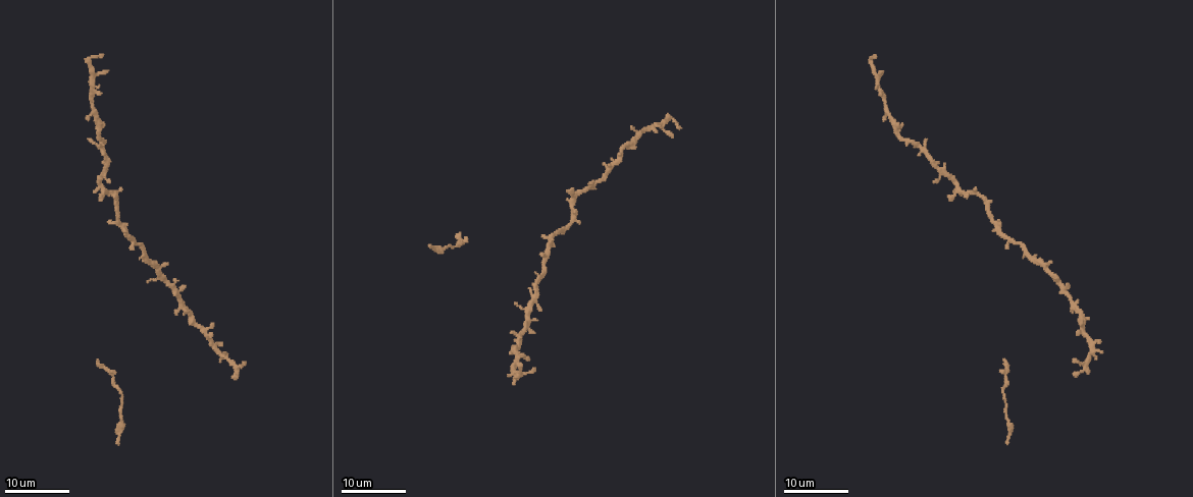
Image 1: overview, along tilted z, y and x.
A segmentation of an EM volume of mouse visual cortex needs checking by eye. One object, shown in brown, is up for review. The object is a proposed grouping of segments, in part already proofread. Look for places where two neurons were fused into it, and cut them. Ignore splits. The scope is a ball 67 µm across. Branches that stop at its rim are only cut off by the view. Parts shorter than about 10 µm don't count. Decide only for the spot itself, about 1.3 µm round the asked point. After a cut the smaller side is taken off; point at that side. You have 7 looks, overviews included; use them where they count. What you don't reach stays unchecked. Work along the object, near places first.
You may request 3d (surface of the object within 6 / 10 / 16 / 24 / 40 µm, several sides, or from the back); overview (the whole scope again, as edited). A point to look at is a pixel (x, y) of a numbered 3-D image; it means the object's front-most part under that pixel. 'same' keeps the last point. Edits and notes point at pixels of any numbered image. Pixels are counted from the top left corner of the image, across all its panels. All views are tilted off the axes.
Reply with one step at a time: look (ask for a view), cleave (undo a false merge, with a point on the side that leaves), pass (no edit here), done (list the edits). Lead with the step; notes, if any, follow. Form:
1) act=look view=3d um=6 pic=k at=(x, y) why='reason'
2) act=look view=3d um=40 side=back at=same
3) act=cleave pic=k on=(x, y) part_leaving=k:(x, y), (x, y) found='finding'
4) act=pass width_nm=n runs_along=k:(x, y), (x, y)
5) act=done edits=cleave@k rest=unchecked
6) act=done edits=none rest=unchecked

act=look view=3d um=24 pic=1 at=(193, 320) why='three arms meet'

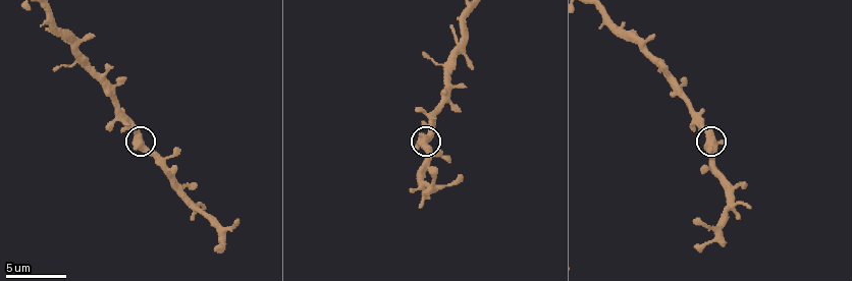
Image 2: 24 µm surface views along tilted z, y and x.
act=look view=3d um=10 pic=2 at=(138, 147) why='closer look'

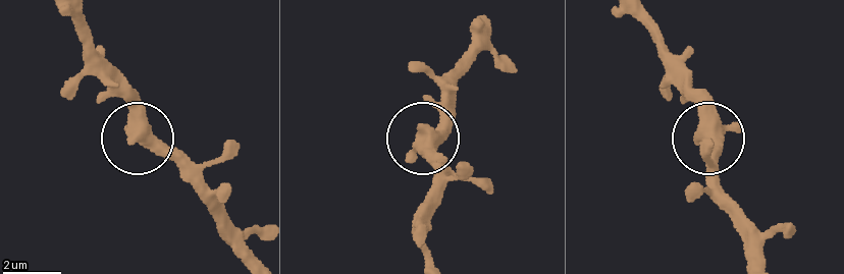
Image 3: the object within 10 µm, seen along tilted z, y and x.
act=pass runs_along=3:(634, 14), (704, 109), (716, 179) found='continuous, no second neuron'

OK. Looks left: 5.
act=look view=3d um=10 pic=2 at=(74, 65)

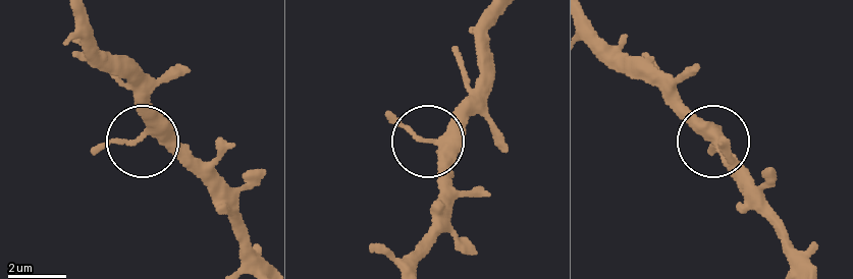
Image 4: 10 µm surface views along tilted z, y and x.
act=look view=3d um=10 side=back pic=4 at=(143, 134)

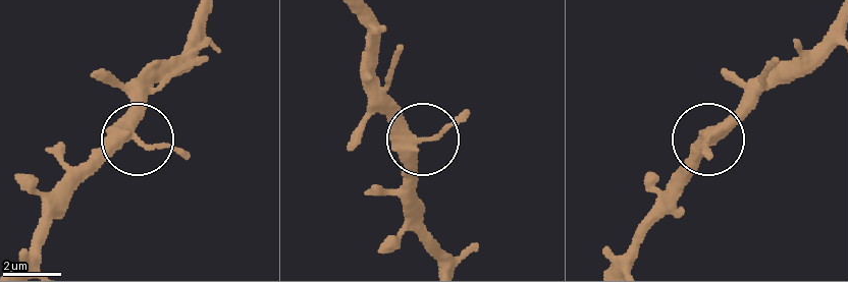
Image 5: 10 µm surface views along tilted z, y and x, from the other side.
act=pass width_nm=340 runs_along=5:(204, 17), (184, 52), (155, 69), (129, 133), (76, 170) found='continuous, no second neuron'

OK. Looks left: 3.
act=look view=3d um=24 pic=1 at=(134, 241) why='three-way junction'

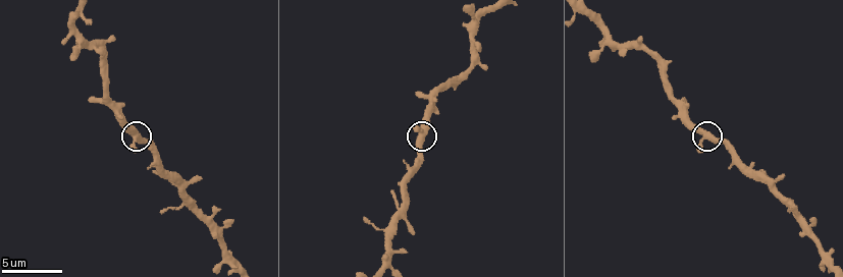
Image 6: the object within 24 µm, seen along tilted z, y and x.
act=look view=3d um=10 pic=6 at=(705, 135)

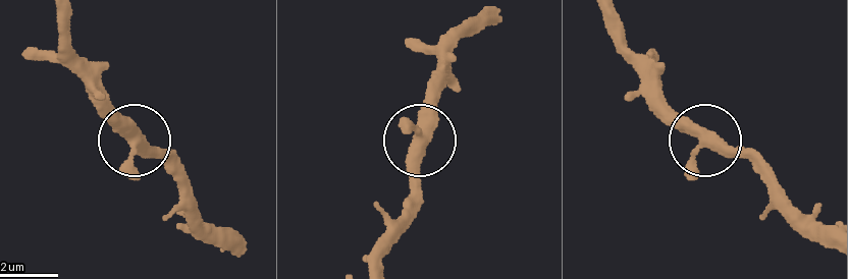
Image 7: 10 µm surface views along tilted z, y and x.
act=pass side_arm_um=45 runs_along=7:(706, 146), (654, 93) found='continuous, no second neuron'

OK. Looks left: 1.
act=done edits=none rest=unchecked

